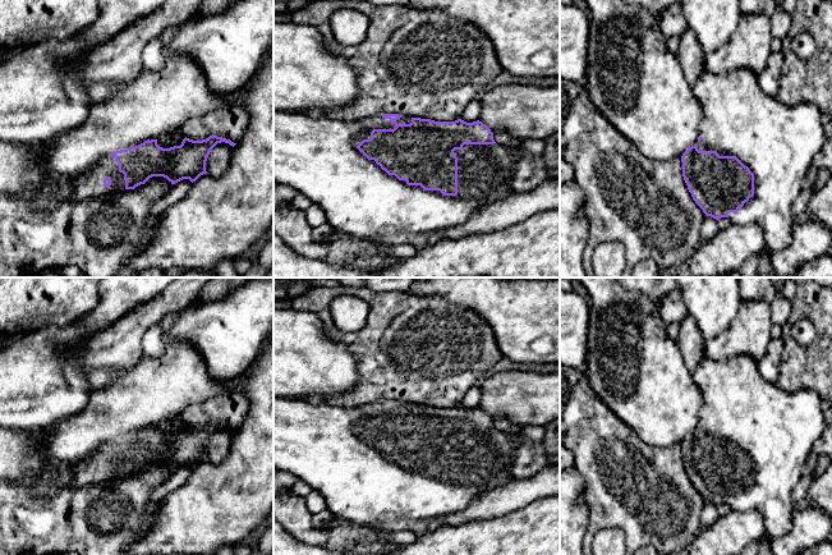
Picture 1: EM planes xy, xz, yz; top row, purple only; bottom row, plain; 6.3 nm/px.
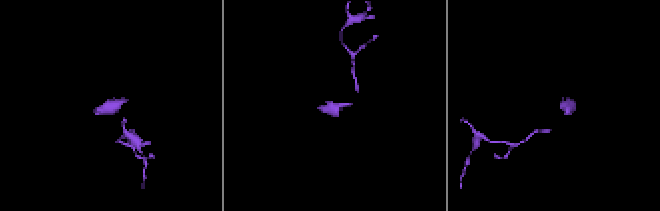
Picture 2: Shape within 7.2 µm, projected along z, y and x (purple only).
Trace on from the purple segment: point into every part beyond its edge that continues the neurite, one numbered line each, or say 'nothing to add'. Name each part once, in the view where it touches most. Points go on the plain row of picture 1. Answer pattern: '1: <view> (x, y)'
1: xz (318, 444)

